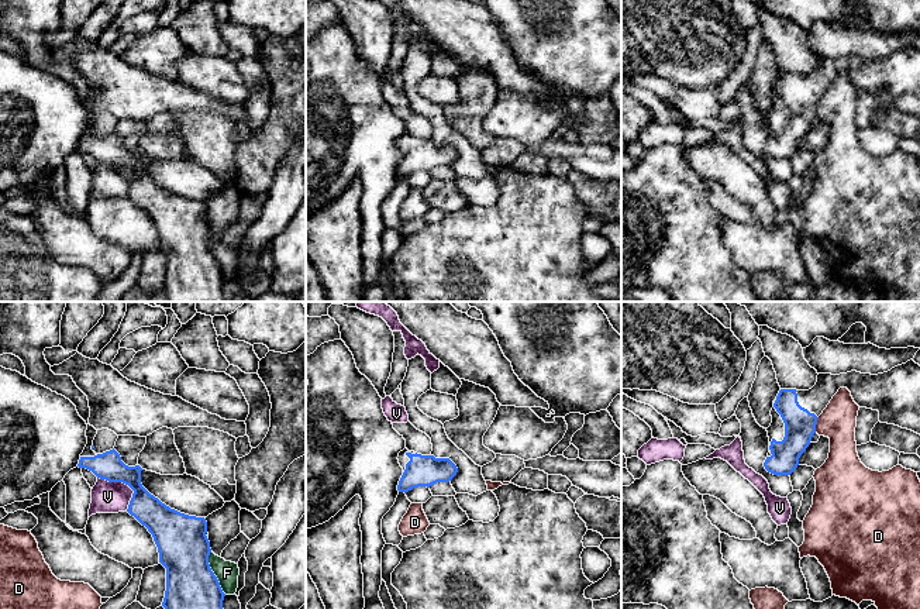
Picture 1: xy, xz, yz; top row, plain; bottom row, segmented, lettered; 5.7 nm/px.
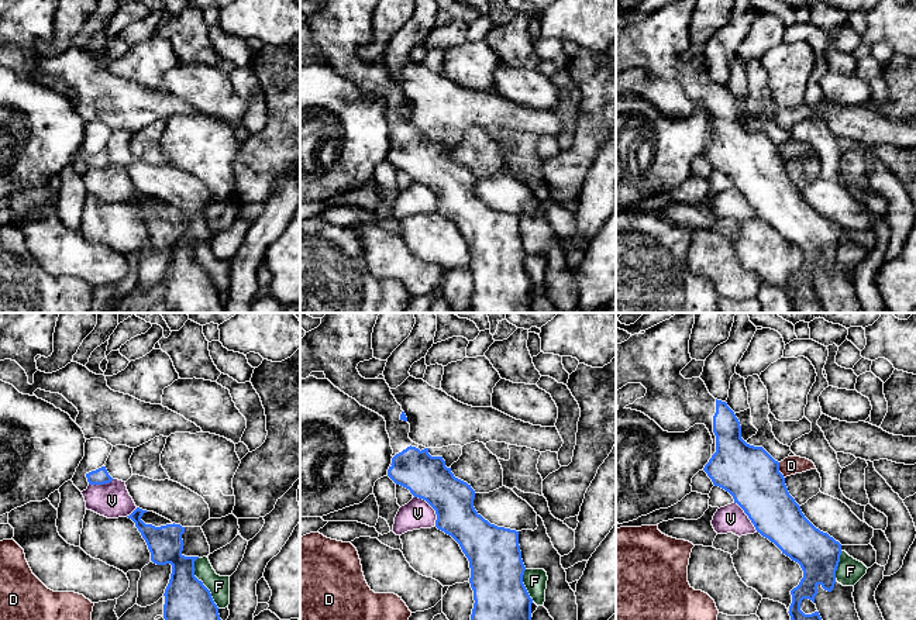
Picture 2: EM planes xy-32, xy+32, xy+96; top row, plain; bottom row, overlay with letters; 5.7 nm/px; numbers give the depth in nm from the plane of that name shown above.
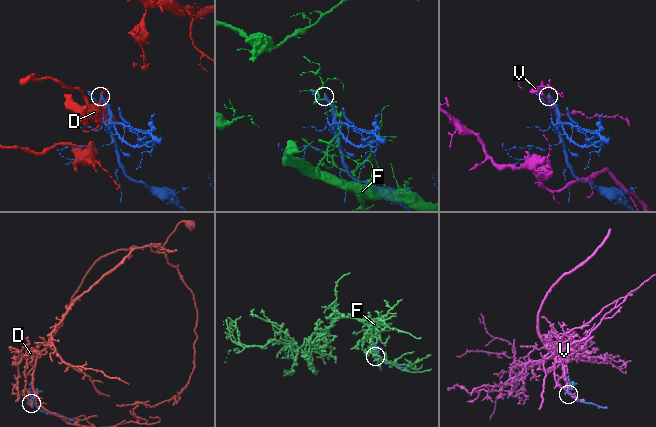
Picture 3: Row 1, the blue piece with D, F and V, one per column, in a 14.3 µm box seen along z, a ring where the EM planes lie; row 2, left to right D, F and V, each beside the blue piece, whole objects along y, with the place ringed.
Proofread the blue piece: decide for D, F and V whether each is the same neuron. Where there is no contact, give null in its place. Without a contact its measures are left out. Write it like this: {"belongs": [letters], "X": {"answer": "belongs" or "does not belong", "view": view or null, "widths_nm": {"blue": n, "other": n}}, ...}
{"belongs": [], "D": {"answer": "does not belong", "view": "yz", "widths_nm": {"blue": 180, "other": 200}}, "F": {"answer": "does not belong", "view": "xy", "widths_nm": {"blue": 340, "other": 130}}, "V": {"answer": "does not belong", "view": "xy", "widths_nm": {"blue": 170, "other": 180}}}

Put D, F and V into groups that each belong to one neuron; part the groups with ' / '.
D / F / V

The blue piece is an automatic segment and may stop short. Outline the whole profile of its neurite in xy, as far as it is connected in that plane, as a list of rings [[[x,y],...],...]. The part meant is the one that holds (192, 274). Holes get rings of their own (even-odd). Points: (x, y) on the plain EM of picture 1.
[[[0,0],[0,39],[13,38],[18,41],[25,51],[28,63],[65,80],[76,90],[79,100],[87,109],[87,128],[80,138],[77,151],[92,155],[100,164],[123,166],[134,175],[127,196],[152,219],[158,231],[159,247],[166,252],[166,275],[162,290],[168,302],[225,302],[223,293],[225,278],[209,248],[211,233],[206,220],[206,203],[170,193],[151,179],[141,168],[142,152],[139,149],[125,149],[114,133],[103,138],[93,135],[97,114],[89,109],[90,92],[87,80],[76,70],[72,61],[55,59],[44,39],[46,32],[61,28],[61,4],[62,0]]]

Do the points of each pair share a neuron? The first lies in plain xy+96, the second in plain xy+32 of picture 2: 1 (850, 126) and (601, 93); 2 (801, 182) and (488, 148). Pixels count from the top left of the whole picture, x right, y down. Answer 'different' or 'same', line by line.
1: different
2: same

